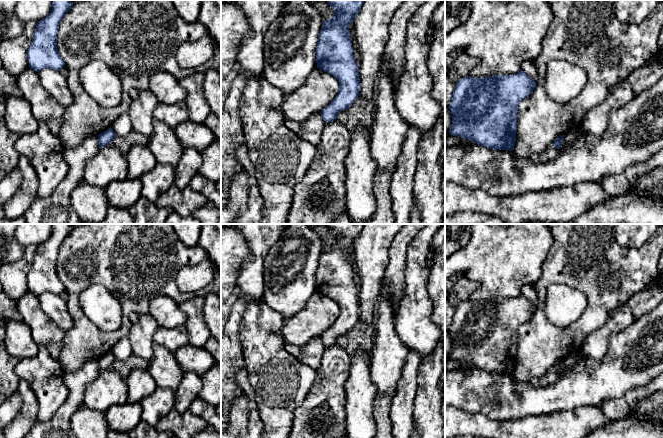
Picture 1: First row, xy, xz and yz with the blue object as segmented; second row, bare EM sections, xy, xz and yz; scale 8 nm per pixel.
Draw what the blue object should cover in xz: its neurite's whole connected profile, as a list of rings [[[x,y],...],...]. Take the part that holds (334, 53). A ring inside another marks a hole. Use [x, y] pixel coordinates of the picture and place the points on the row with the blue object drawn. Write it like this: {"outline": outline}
{"outline": [[[364,0],[326,1],[335,14],[324,20],[315,53],[317,68],[334,76],[339,82],[338,94],[320,113],[325,123],[330,123],[359,96],[361,83],[348,26],[356,18]]]}

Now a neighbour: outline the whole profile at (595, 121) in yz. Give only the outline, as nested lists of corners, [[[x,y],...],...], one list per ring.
[[[628,80],[612,88],[608,97],[589,109],[583,119],[581,130],[594,135],[602,135],[608,127],[609,113],[628,104],[635,97],[632,85]]]

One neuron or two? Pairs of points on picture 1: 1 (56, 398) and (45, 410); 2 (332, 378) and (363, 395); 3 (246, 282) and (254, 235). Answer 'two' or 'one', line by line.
1: one
2: two
3: one

